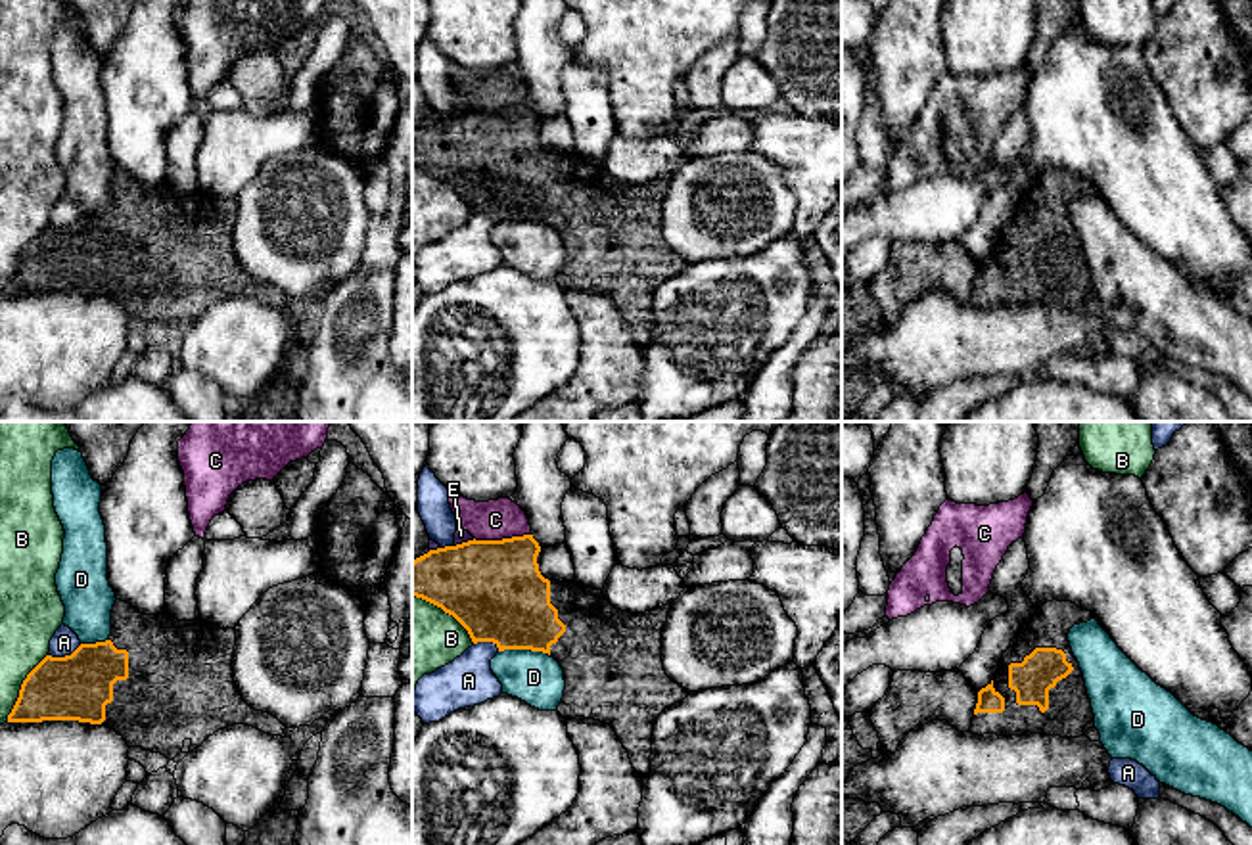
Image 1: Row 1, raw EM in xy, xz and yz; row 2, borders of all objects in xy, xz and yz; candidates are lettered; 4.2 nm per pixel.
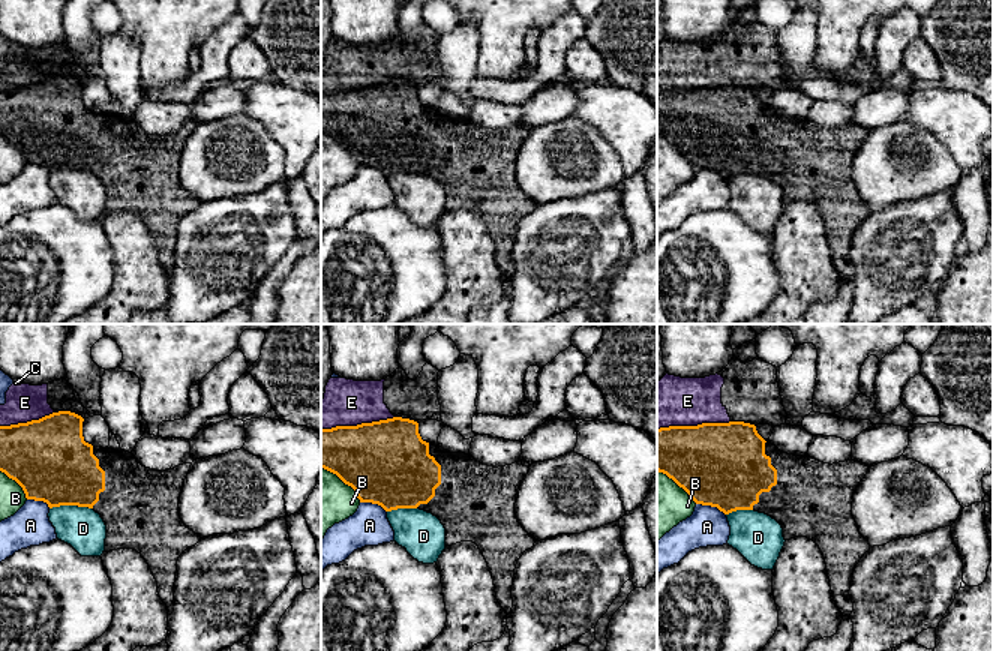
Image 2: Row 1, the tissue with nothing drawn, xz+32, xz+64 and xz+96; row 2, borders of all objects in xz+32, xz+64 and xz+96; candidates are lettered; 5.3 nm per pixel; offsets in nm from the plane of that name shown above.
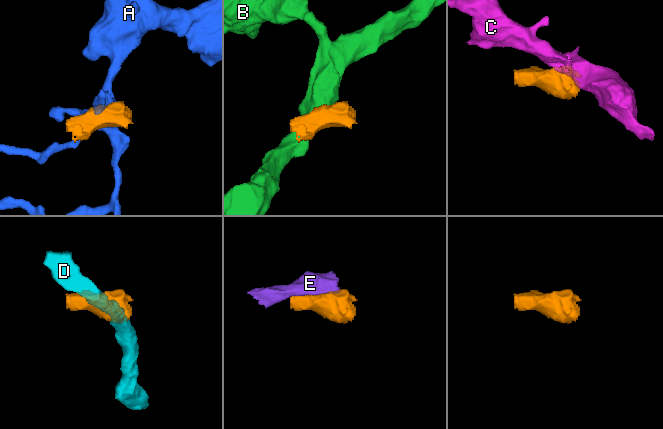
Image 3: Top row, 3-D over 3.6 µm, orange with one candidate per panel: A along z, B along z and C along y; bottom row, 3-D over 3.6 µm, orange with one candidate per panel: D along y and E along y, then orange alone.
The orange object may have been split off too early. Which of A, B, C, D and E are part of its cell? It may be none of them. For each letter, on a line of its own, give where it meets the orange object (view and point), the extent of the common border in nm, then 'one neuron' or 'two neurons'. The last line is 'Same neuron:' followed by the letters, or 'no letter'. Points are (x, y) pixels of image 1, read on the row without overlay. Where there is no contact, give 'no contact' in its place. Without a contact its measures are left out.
A: xy (66, 227) | 150 nm | two neurons
B: xz (445, 182) | 340 nm | two neurons
C: xz (503, 110) | 240 nm | two neurons
D: xz (524, 219) | 220 nm | two neurons
E: xz (464, 114) | 90 nm | two neurons
Same neuron: no letter

